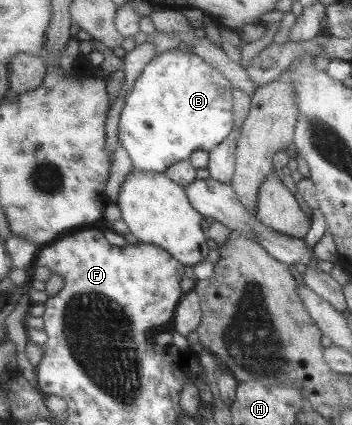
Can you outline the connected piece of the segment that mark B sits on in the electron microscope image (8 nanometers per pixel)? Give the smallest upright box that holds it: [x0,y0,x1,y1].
[117,46,233,173]

